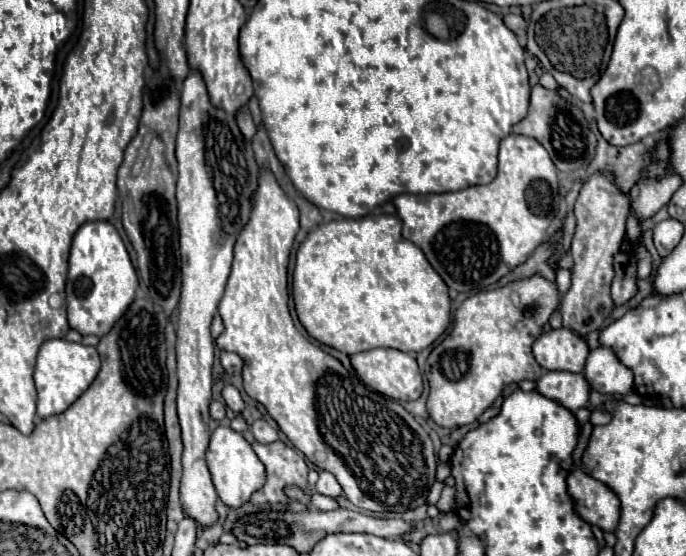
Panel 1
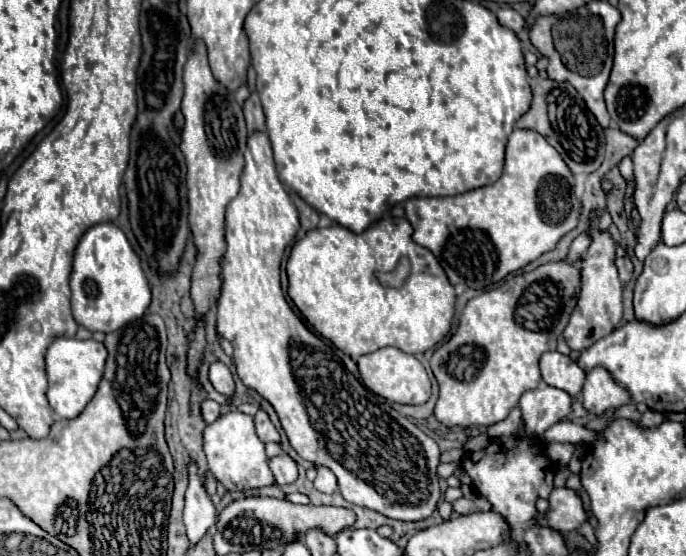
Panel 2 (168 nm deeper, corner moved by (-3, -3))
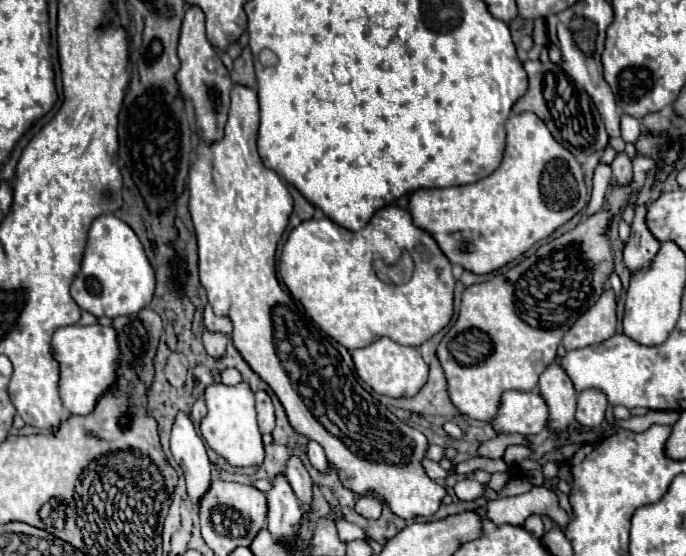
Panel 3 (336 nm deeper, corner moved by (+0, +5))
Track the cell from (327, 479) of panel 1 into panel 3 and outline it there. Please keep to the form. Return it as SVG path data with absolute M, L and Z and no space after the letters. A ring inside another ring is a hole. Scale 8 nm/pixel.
M309 441L309 445L307 445L307 457L309 457L311 465L313 465L313 467L315 467L319 473L327 475L327 473L331 471L329 461L327 461L327 457L325 457L325 453L323 453L323 447L321 447L319 443Z

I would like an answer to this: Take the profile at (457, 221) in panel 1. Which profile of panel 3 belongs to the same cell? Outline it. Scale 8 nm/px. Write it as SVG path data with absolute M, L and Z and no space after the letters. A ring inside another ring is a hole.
M533 113L511 115L505 127L507 127L507 149L495 173L471 185L445 187L445 189L417 189L409 197L409 211L413 215L413 223L433 235L433 239L437 241L445 257L451 261L451 265L461 265L463 269L477 275L497 271L499 267L521 257L529 247L533 247L541 239L547 239L555 229L565 225L589 203L581 165L565 147L561 147L553 139L549 129L537 115Z

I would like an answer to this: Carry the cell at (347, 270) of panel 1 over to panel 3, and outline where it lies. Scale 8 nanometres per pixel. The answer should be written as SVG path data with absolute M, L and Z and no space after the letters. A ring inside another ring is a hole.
M383 207L377 211L373 218L359 231L349 231L337 225L331 219L309 219L295 227L287 241L283 243L281 259L279 259L279 275L287 285L289 293L301 301L305 311L311 319L337 343L347 347L349 351L367 347L379 337L389 337L399 345L419 347L433 335L437 335L453 317L453 287L455 279L451 275L451 263L445 259L441 249L437 247L435 239L413 225L409 211L401 207ZM404 250L411 253L415 261L415 271L409 283L405 285L387 285L377 279L371 263L377 259L383 260L387 265L395 263Z

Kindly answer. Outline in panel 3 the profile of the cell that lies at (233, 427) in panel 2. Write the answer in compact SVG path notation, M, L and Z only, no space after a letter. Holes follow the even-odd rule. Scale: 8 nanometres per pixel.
M223 383L209 385L205 389L207 415L203 417L199 429L201 435L219 457L223 457L231 467L259 467L265 459L265 447L261 441L261 431L255 417L255 399L247 383L227 387Z

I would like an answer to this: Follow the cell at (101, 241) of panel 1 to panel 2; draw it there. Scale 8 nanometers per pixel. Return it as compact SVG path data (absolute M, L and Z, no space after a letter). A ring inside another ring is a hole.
M98 223L82 235L74 253L70 289L72 313L78 325L102 333L116 331L128 321L140 319L152 299L148 279L140 265L140 257L128 243L122 229L114 223Z

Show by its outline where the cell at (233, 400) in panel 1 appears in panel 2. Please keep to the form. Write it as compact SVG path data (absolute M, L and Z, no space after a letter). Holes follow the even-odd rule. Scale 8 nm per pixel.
M220 361L212 363L210 371L208 371L208 379L218 393L222 393L226 397L230 397L234 393L234 379L232 379L230 369L224 363L220 363Z

